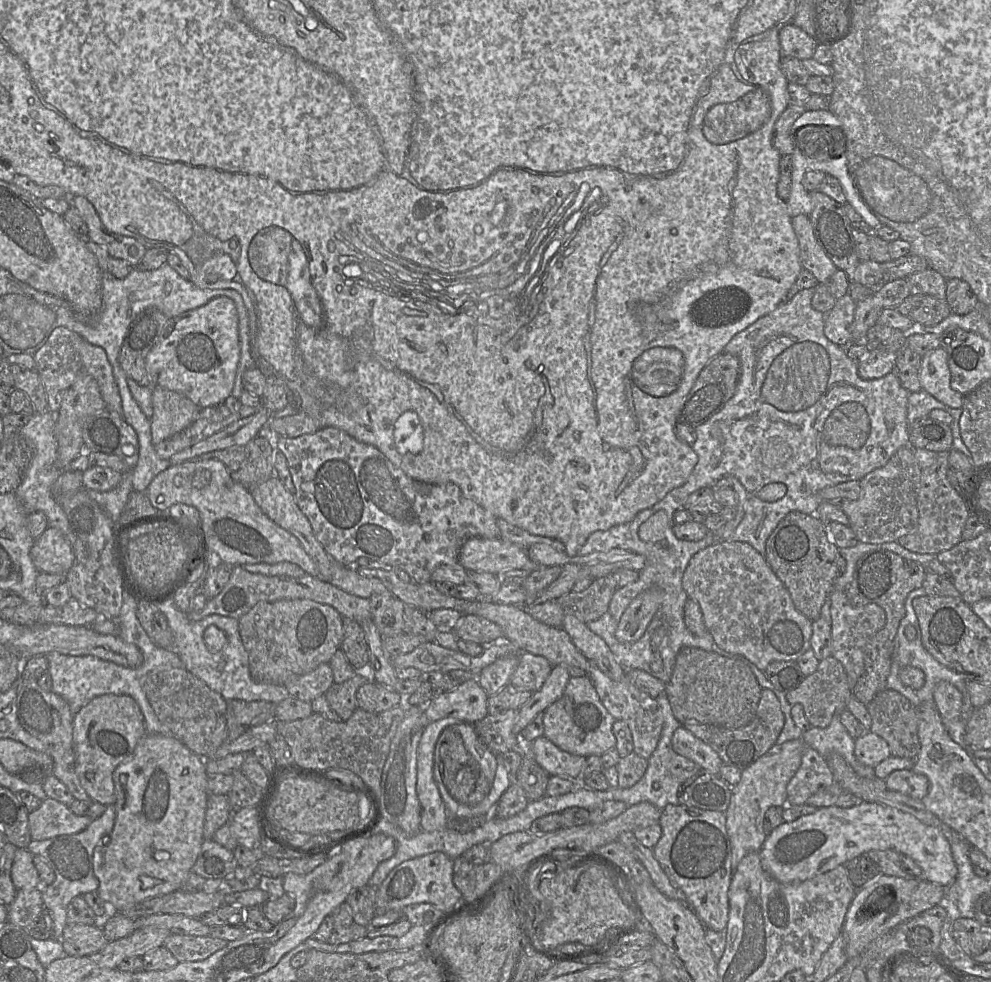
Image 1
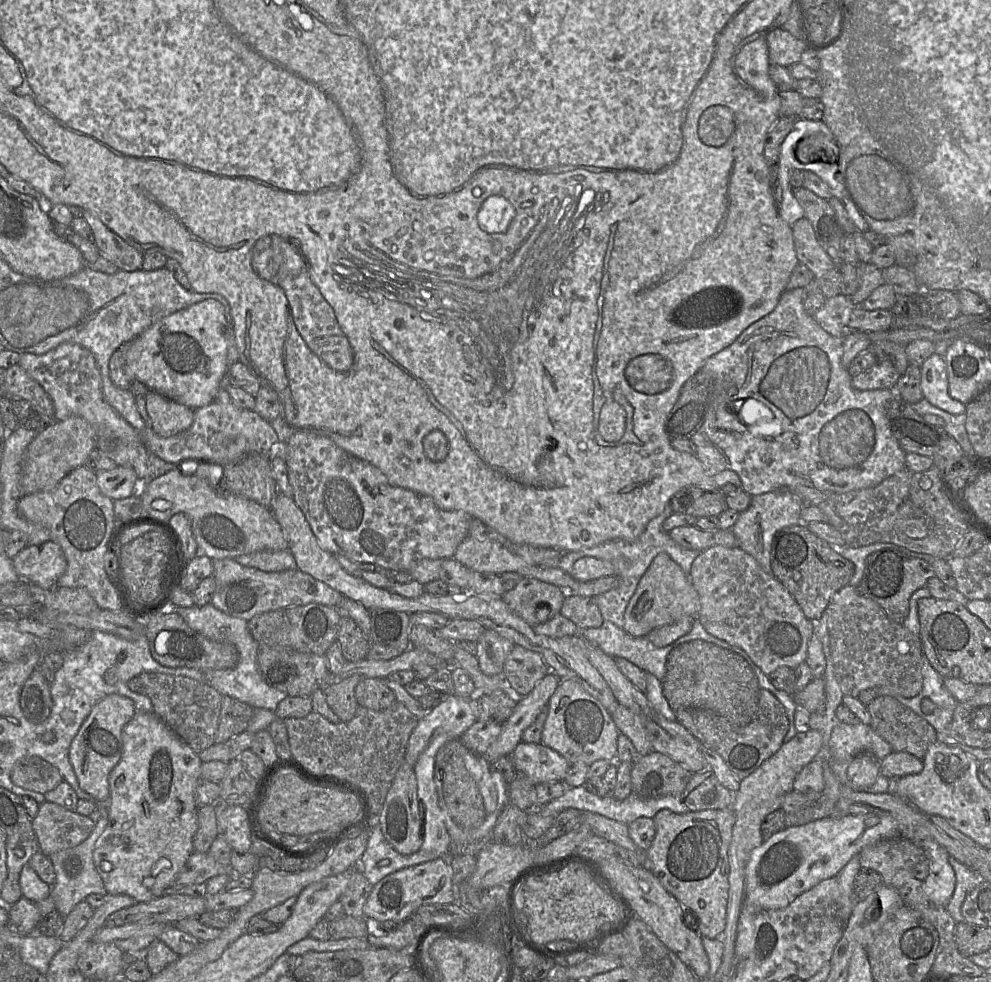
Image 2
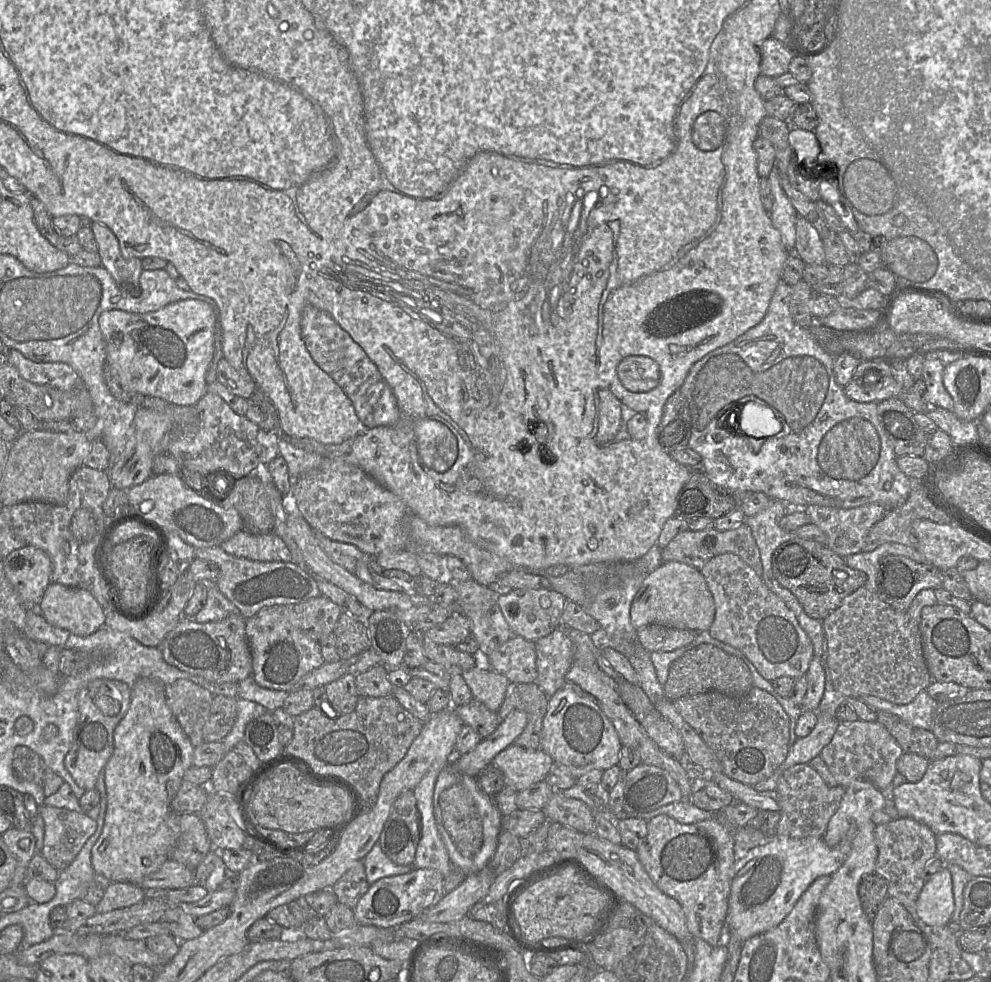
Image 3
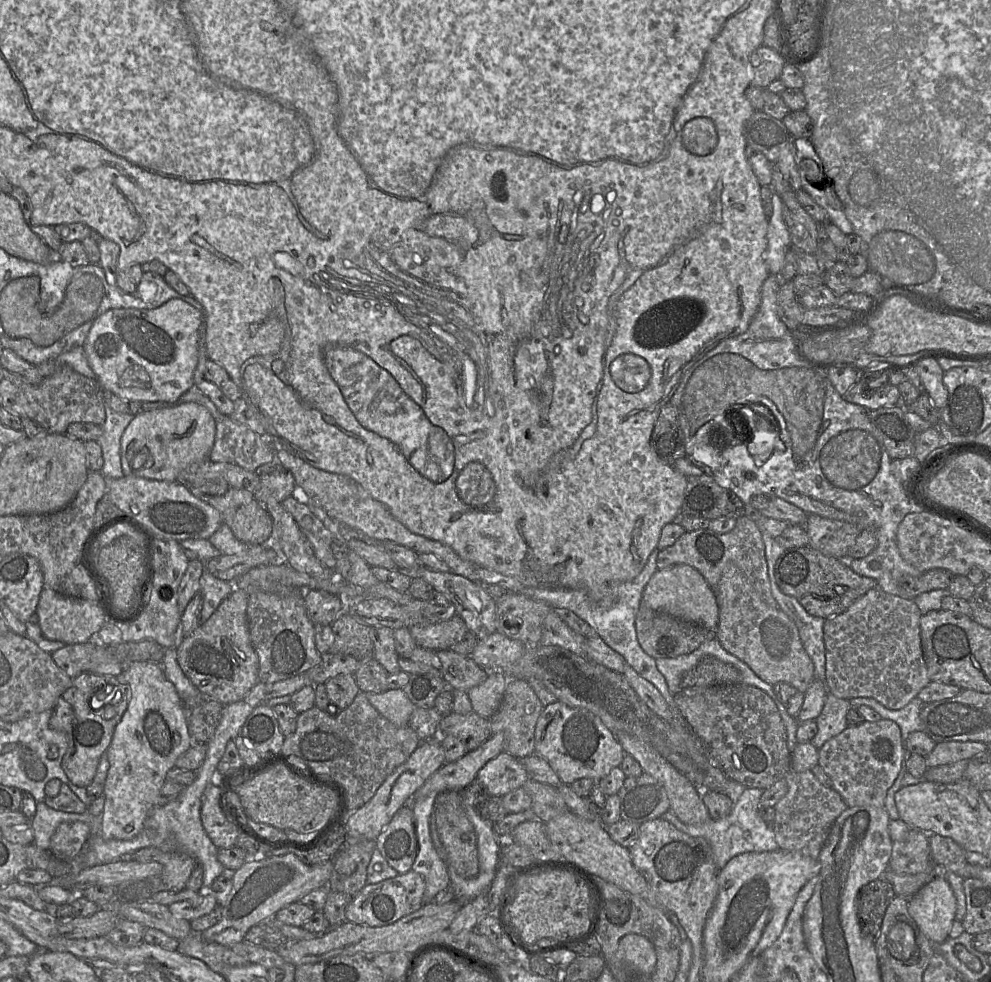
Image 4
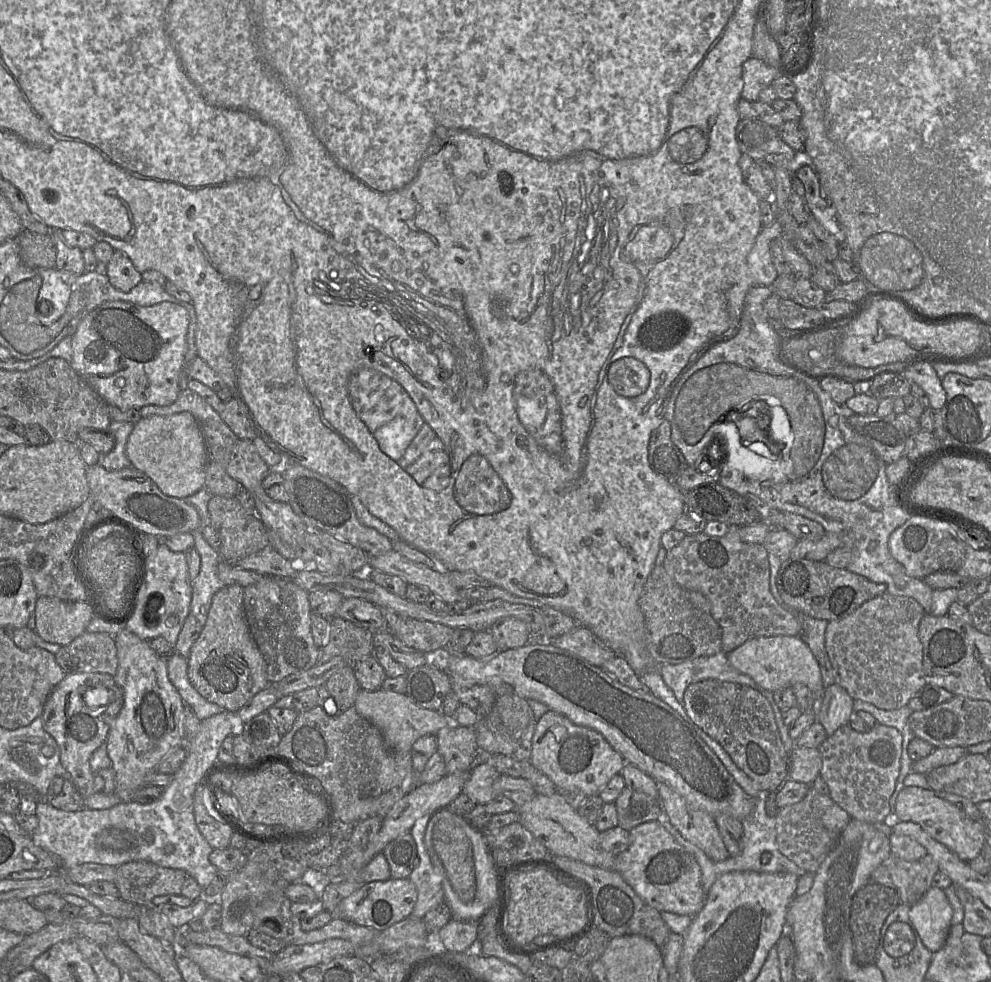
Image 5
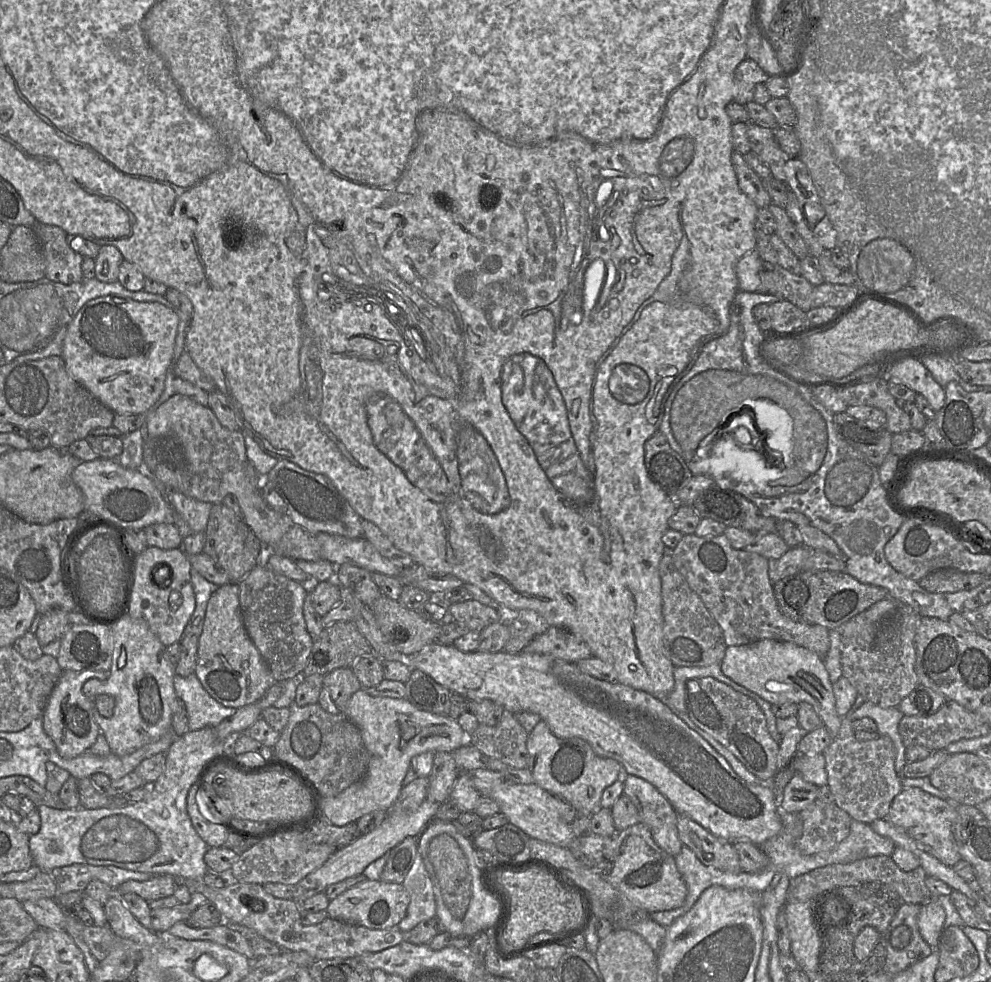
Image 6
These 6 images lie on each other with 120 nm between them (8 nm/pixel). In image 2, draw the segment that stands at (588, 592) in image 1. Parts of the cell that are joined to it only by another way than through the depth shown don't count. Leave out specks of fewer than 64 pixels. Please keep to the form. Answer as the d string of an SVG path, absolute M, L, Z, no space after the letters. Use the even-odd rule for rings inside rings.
M566 596L560 609L562 616L572 621L579 630L598 628L603 623L601 612L591 596Z

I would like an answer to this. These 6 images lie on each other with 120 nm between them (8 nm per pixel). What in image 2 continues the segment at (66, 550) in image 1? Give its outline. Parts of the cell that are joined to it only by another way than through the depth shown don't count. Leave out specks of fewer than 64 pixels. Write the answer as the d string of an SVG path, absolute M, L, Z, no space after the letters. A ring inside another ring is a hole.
M51 540L26 546L11 560L20 579L43 589L57 587L57 580L67 567L62 549Z

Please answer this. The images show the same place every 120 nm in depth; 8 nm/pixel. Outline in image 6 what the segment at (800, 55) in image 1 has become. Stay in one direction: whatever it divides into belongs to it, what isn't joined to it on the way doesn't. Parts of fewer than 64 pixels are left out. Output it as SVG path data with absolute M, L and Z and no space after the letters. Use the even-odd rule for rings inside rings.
M751 59L743 60L734 75L734 101L747 105L753 101L754 89L758 84L765 84L770 76Z

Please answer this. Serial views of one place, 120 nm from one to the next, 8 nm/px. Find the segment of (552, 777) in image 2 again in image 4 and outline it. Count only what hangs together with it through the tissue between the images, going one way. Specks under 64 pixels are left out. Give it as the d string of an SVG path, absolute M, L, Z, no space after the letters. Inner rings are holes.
M506 752L489 760L476 776L476 781L486 788L491 797L503 797L522 787L528 779L520 759Z

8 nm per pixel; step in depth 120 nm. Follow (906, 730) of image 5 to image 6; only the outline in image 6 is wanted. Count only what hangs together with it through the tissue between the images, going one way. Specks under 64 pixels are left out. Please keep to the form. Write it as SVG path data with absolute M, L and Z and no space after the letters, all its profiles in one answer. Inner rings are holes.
M865 701L859 708L850 711L851 718L858 720L860 718L869 717L873 719L877 725L877 732L880 736L889 736L894 744L896 741L896 733L903 713L897 707L883 708L870 701Z

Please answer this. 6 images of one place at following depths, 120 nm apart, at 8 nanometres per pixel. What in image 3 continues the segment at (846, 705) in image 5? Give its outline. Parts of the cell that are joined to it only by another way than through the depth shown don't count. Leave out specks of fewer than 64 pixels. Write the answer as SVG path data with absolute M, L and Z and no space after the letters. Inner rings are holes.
M817 713L817 723L812 732L803 738L796 739L796 742L790 746L788 755L779 769L768 779L763 780L753 787L757 791L775 790L781 774L796 764L808 763L821 754L823 748L828 745L840 722L836 715L828 713Z

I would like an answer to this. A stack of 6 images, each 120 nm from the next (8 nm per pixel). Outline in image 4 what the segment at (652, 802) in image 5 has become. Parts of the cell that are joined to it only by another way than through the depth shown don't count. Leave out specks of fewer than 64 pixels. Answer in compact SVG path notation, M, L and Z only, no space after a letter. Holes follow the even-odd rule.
M645 772L638 777L626 777L618 795L621 819L632 823L643 824L670 810L664 786Z

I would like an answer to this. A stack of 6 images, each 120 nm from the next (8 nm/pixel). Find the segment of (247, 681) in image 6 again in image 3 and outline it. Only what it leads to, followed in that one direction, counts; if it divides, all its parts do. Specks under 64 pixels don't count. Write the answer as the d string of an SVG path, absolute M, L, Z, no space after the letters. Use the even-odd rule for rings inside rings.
M239 614L205 623L183 616L157 648L166 663L182 671L213 683L238 684L252 675L252 657L245 634L245 621Z

